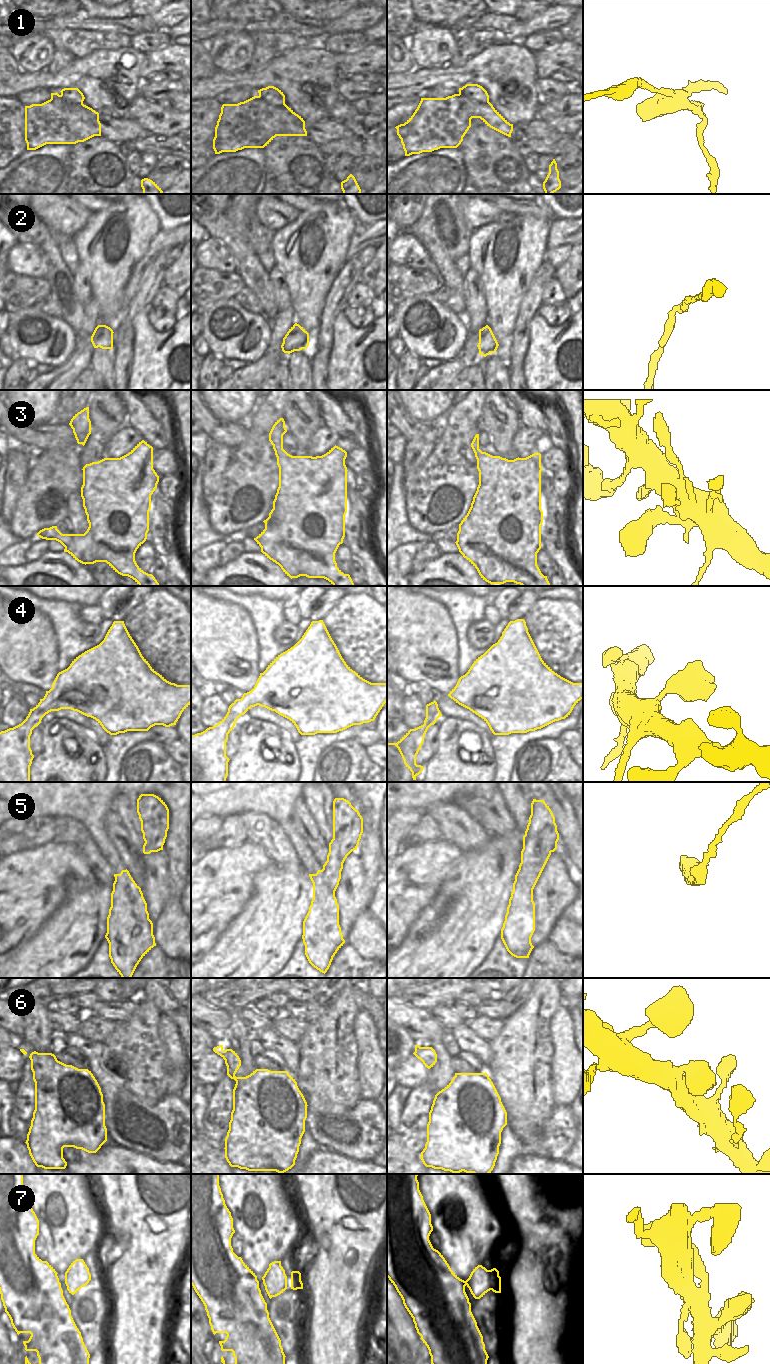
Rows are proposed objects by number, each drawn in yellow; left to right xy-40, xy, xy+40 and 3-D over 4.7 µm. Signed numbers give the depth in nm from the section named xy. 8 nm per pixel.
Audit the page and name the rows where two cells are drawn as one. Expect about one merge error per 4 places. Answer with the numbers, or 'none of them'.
5

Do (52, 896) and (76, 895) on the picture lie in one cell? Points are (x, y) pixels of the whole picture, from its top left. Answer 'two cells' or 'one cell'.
two cells

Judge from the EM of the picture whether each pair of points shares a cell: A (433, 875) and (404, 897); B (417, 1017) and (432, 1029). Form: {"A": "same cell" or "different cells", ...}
{"A": "same cell", "B": "same cell"}

